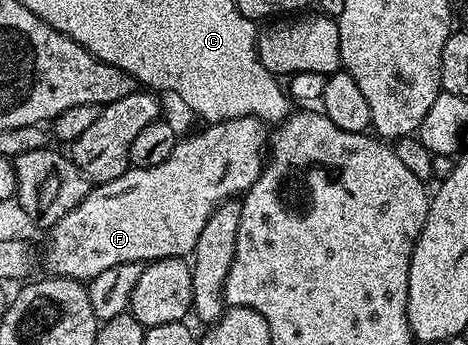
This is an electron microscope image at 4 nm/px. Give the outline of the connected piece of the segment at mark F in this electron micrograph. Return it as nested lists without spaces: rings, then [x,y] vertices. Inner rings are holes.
[[[246,116],[245,118],[233,118],[226,120],[220,124],[207,124],[204,132],[199,132],[196,136],[191,136],[188,140],[180,139],[175,145],[173,154],[169,154],[169,158],[165,158],[165,162],[161,162],[161,166],[149,166],[148,168],[132,168],[128,167],[125,174],[121,174],[117,178],[113,178],[104,184],[97,184],[92,187],[91,191],[80,204],[73,210],[69,210],[69,214],[65,214],[65,218],[61,218],[61,222],[57,222],[51,229],[47,240],[47,249],[44,250],[43,256],[41,252],[41,260],[47,263],[48,273],[55,276],[65,276],[68,280],[77,280],[80,282],[89,282],[97,274],[101,274],[101,270],[109,270],[113,266],[121,266],[122,264],[143,264],[152,260],[164,260],[170,256],[178,256],[187,258],[192,255],[197,246],[197,238],[201,238],[201,230],[205,226],[215,210],[226,200],[242,197],[244,192],[248,192],[253,186],[253,182],[257,182],[257,178],[263,172],[265,163],[265,153],[269,148],[269,128],[264,121],[258,116]]]

